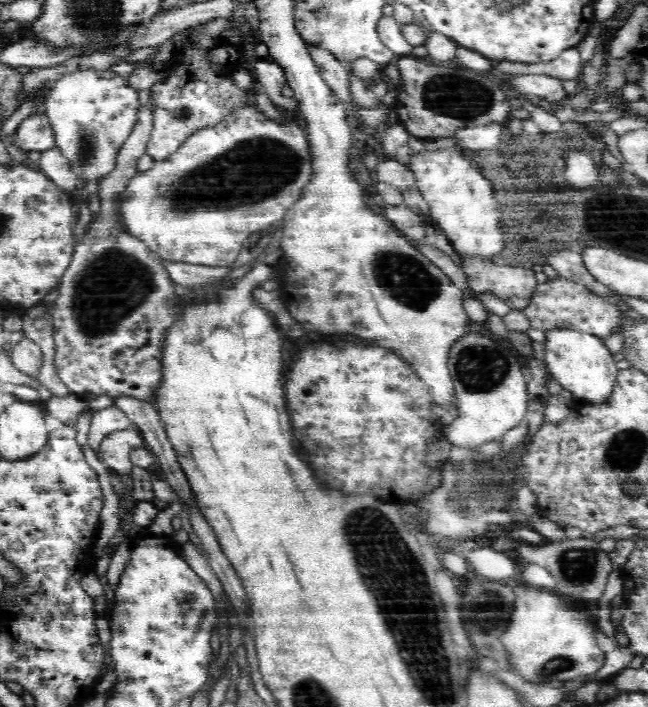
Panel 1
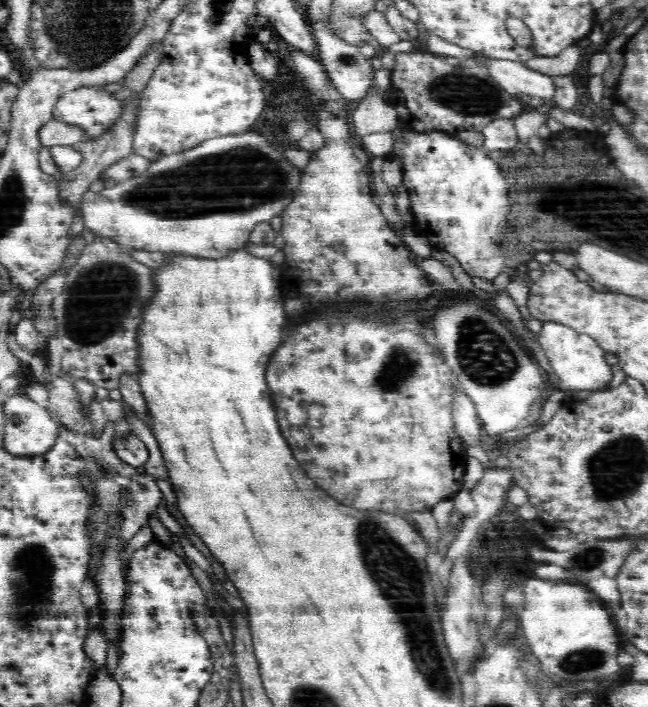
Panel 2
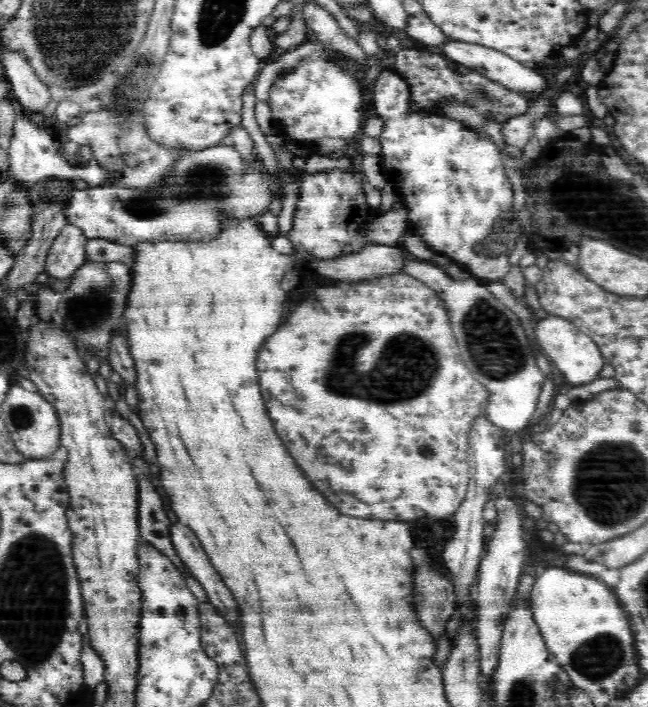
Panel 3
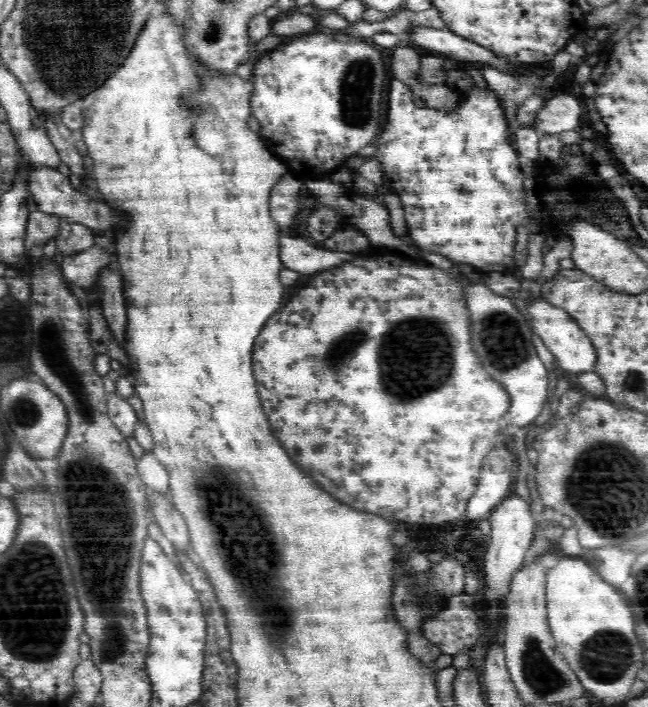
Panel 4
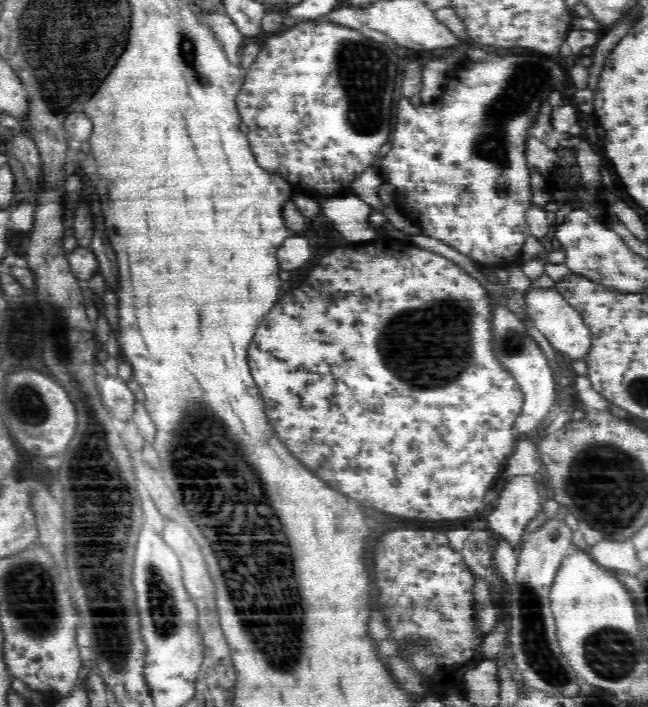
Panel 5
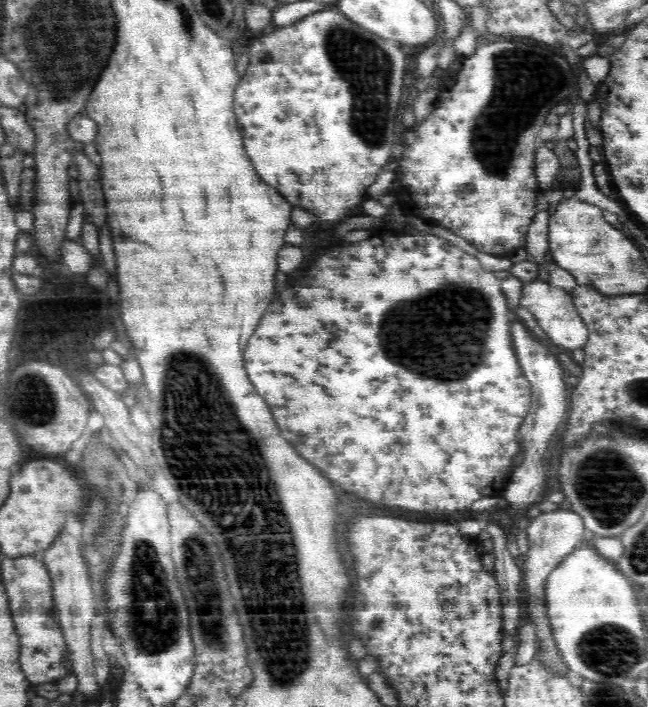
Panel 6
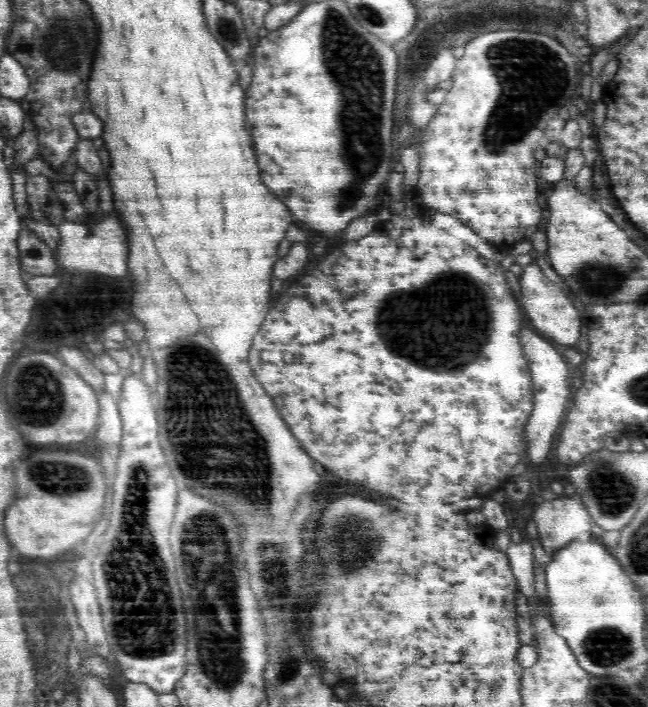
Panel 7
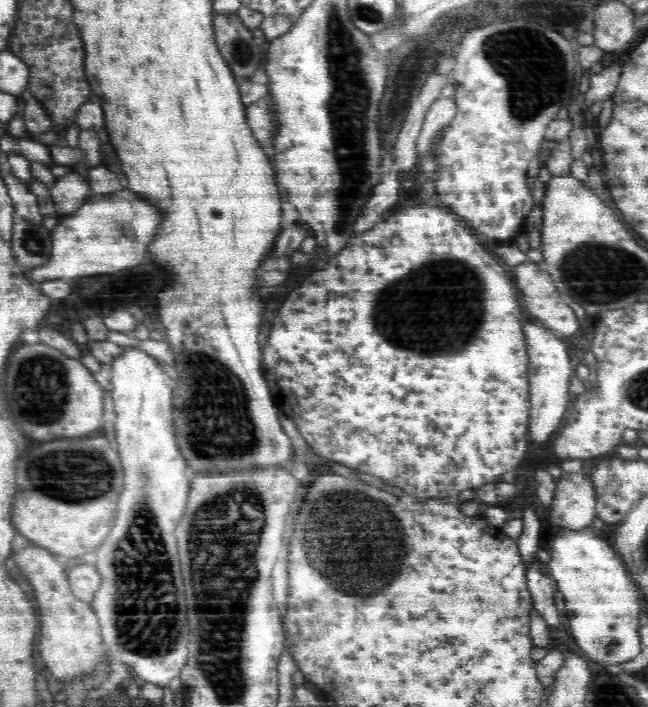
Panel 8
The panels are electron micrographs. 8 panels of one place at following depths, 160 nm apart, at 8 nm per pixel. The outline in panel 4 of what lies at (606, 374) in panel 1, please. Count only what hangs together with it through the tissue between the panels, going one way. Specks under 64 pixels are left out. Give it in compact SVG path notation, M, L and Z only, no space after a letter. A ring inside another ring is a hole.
M540 298L535 303L522 306L524 313L529 313L532 331L536 332L542 339L544 346L548 348L548 352L554 356L556 367L559 371L575 372L592 372L598 365L598 357L593 343L588 336L577 326L572 317L568 316L564 310L556 309L549 306Z

